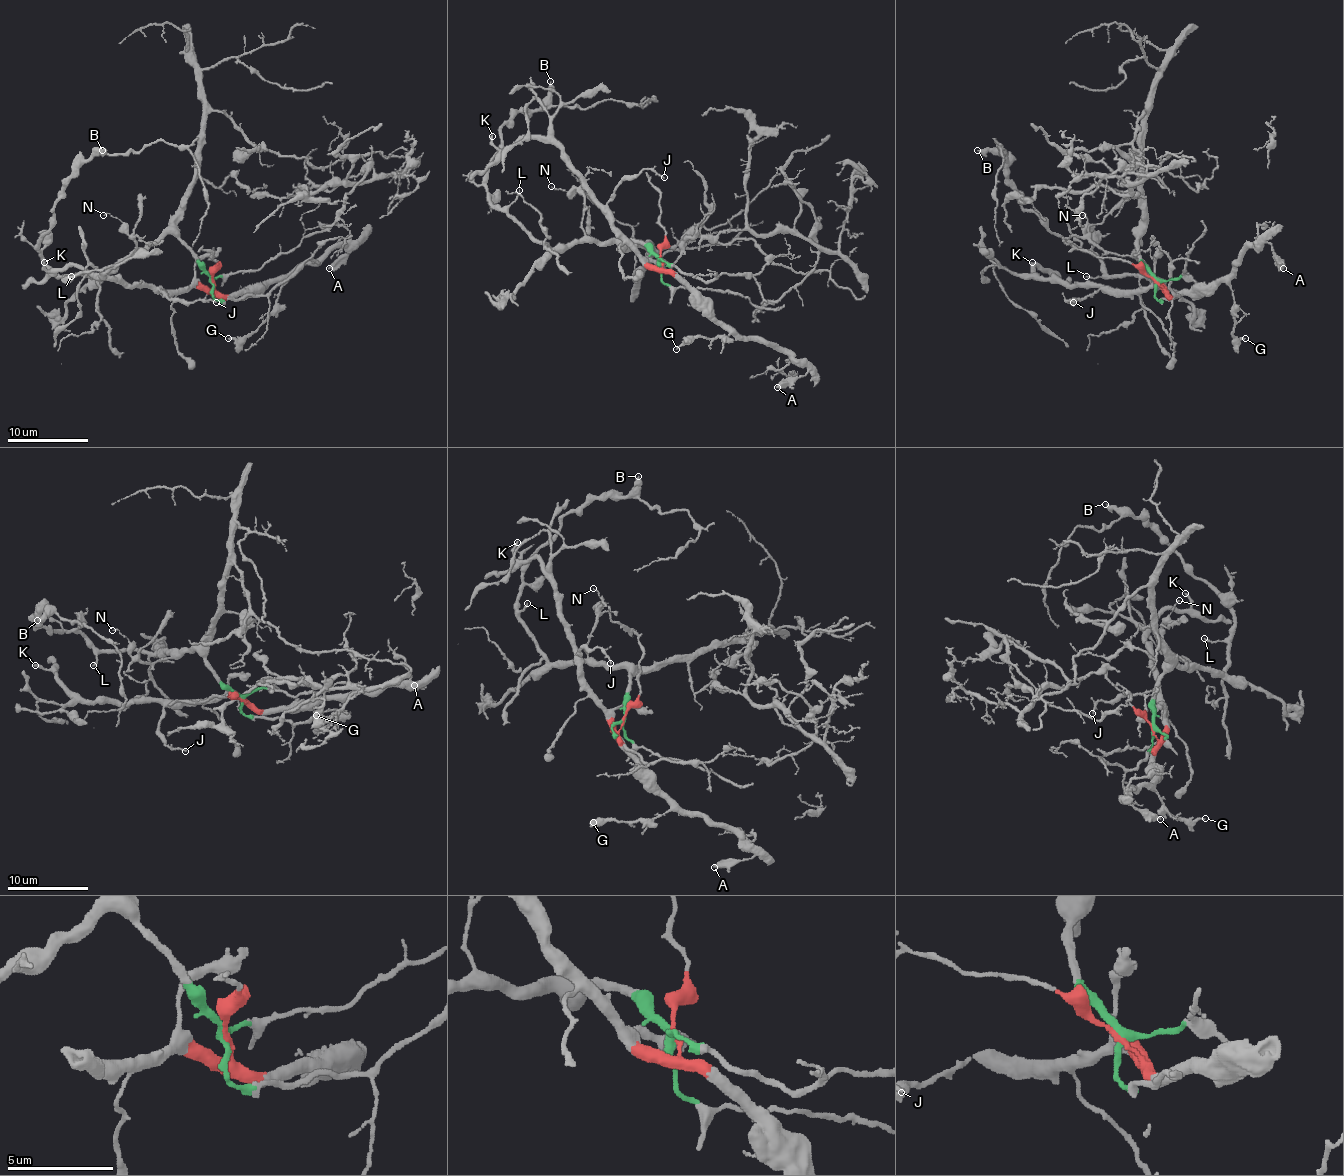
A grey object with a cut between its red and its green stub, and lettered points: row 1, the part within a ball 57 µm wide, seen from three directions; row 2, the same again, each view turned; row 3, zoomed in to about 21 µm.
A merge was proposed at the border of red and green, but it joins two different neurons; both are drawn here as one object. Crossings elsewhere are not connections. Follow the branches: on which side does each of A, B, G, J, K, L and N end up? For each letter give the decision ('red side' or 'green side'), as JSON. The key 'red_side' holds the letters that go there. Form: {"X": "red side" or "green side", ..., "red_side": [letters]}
{"A": "red side", "B": "green side", "G": "red side", "J": "red side", "K": "red side", "L": "green side", "N": "green side", "red_side": ["A", "G", "J", "K"]}

